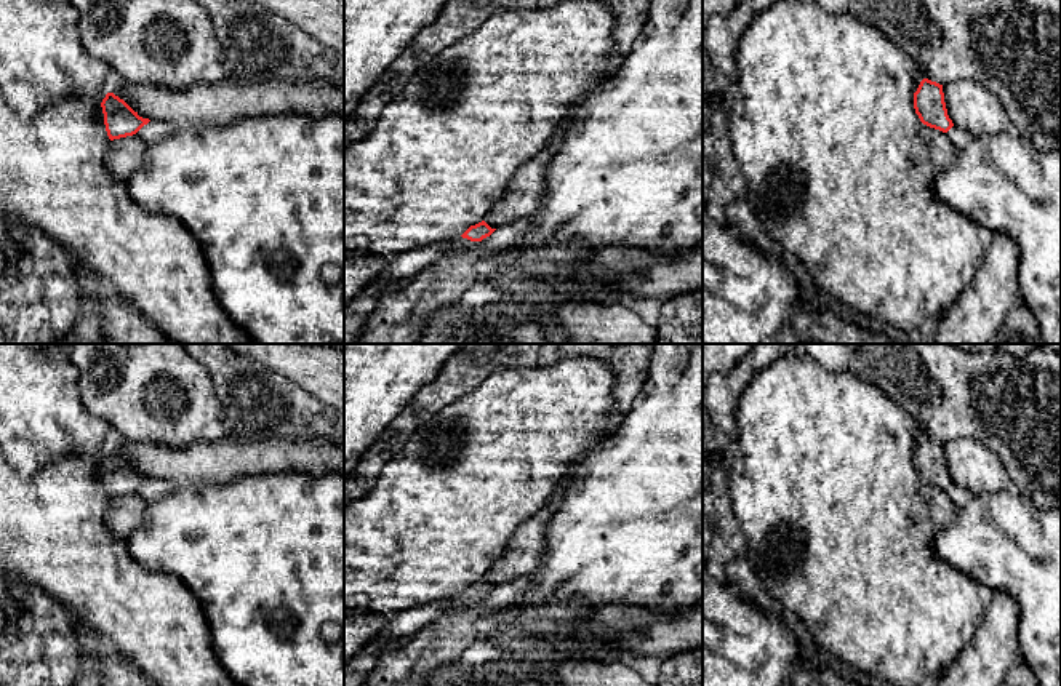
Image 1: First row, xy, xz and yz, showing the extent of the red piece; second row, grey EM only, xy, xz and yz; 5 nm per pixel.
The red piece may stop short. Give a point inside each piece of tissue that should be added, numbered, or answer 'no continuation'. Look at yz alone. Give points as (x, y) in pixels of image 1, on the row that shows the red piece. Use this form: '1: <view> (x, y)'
no continuation

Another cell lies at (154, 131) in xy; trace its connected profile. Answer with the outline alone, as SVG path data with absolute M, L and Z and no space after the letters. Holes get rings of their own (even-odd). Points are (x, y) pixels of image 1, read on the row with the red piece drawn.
M154 120L144 125L134 136L146 141L149 146L162 141L166 136L176 133L176 126L171 122Z

